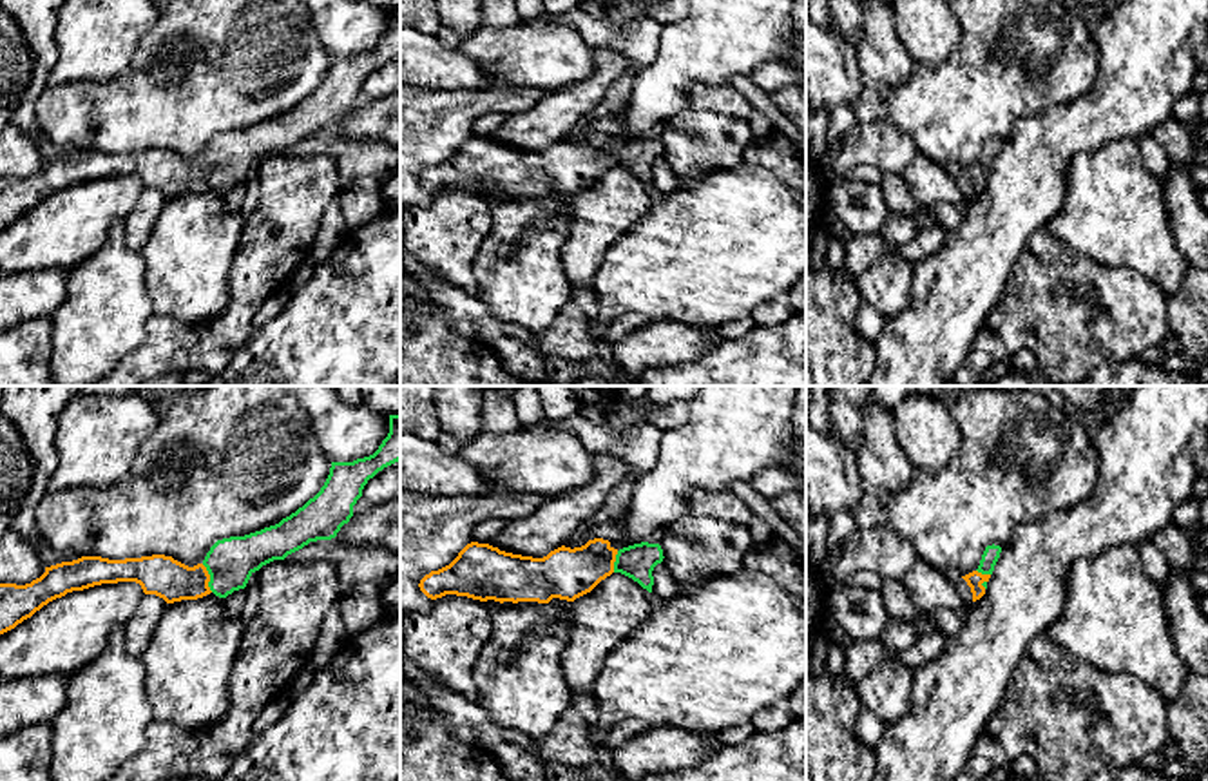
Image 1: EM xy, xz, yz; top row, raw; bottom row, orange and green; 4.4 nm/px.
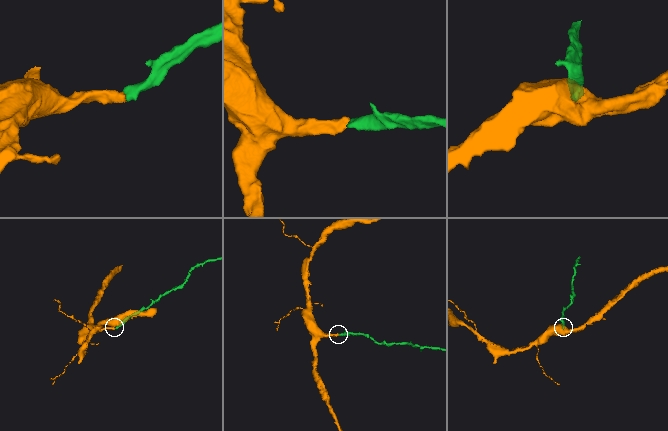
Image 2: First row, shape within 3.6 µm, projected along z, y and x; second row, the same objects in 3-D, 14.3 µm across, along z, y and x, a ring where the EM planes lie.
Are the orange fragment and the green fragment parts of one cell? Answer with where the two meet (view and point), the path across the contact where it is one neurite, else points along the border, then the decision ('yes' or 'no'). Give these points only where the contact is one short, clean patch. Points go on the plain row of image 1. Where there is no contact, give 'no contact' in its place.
meets orange in xy at (209, 173); runs through xy (160, 169), (167, 173), (209, 173), (230, 156); yes

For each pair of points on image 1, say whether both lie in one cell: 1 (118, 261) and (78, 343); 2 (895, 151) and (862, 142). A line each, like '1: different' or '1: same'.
1: same
2: same

